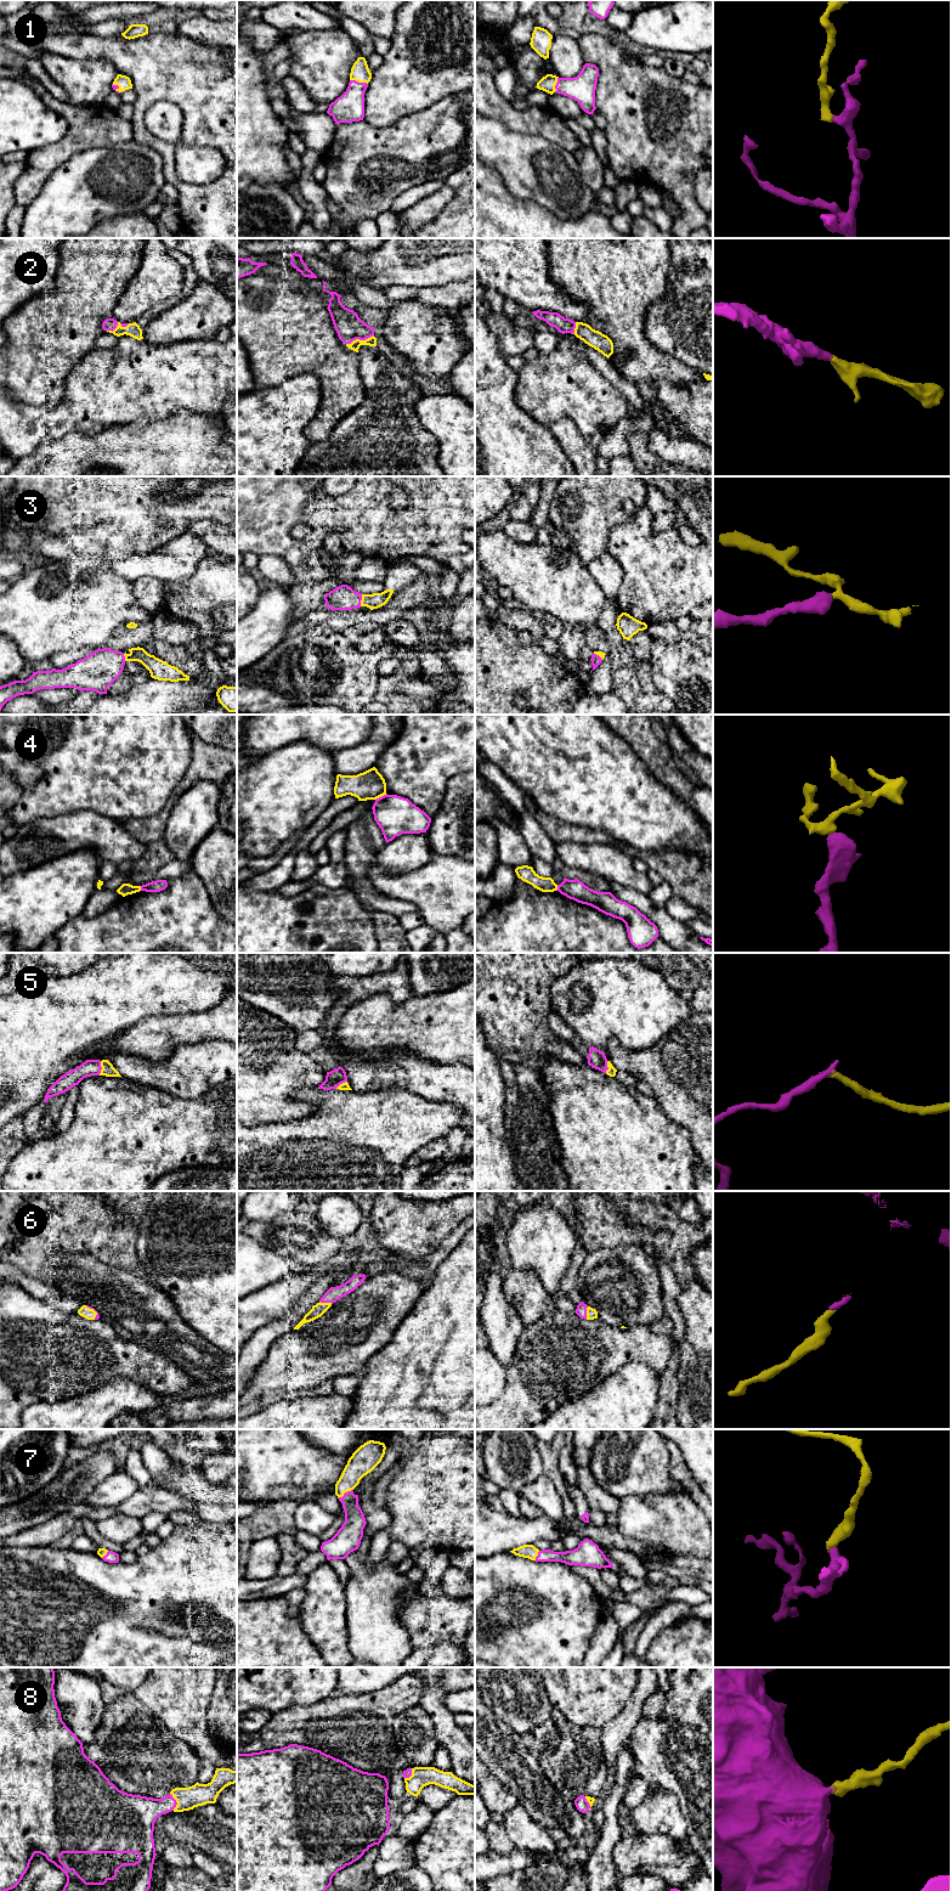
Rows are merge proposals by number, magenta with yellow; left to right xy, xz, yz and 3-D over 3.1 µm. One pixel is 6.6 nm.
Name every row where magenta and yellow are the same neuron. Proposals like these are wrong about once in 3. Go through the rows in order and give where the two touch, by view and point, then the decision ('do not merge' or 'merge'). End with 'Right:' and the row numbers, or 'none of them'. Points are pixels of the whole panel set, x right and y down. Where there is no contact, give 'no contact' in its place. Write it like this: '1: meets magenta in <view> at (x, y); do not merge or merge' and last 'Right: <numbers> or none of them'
1: meets magenta in xz at (357, 82); merge
2: meets magenta in xz at (360, 339); merge
3: meets magenta in xz at (361, 599); merge
4: meets magenta in xz at (381, 796); do not merge
5: meets magenta in xy at (101, 1068); merge
6: meets magenta in xz at (326, 1302); merge
7: meets magenta in xz at (344, 1494); merge
8: meets magenta in xy at (175, 1801); merge
Right: 1, 2, 3, 5, 6, 7, 8

